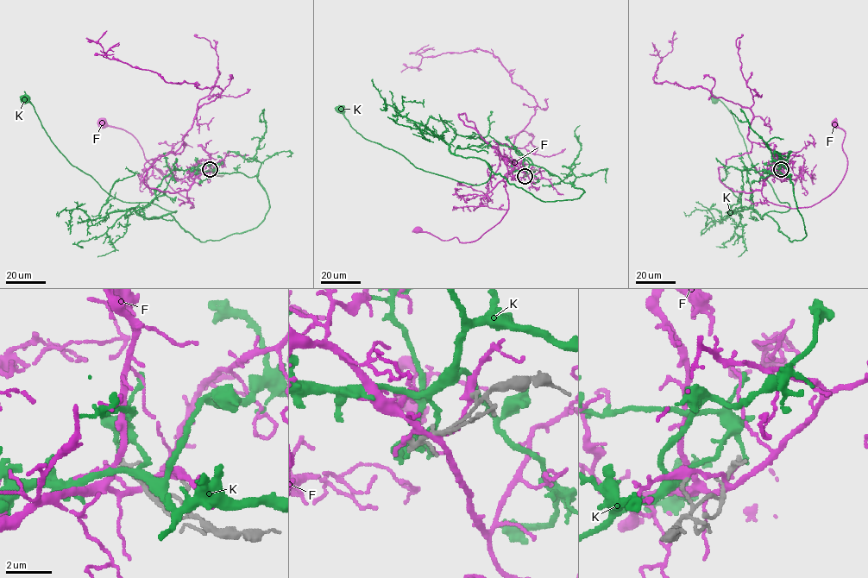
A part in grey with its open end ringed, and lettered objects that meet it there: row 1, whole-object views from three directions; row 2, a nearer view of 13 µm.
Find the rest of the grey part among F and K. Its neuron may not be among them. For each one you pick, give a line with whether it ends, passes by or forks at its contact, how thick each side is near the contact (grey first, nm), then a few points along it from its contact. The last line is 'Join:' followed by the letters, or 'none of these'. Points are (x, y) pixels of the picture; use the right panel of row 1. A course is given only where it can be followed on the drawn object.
Join: none of these

